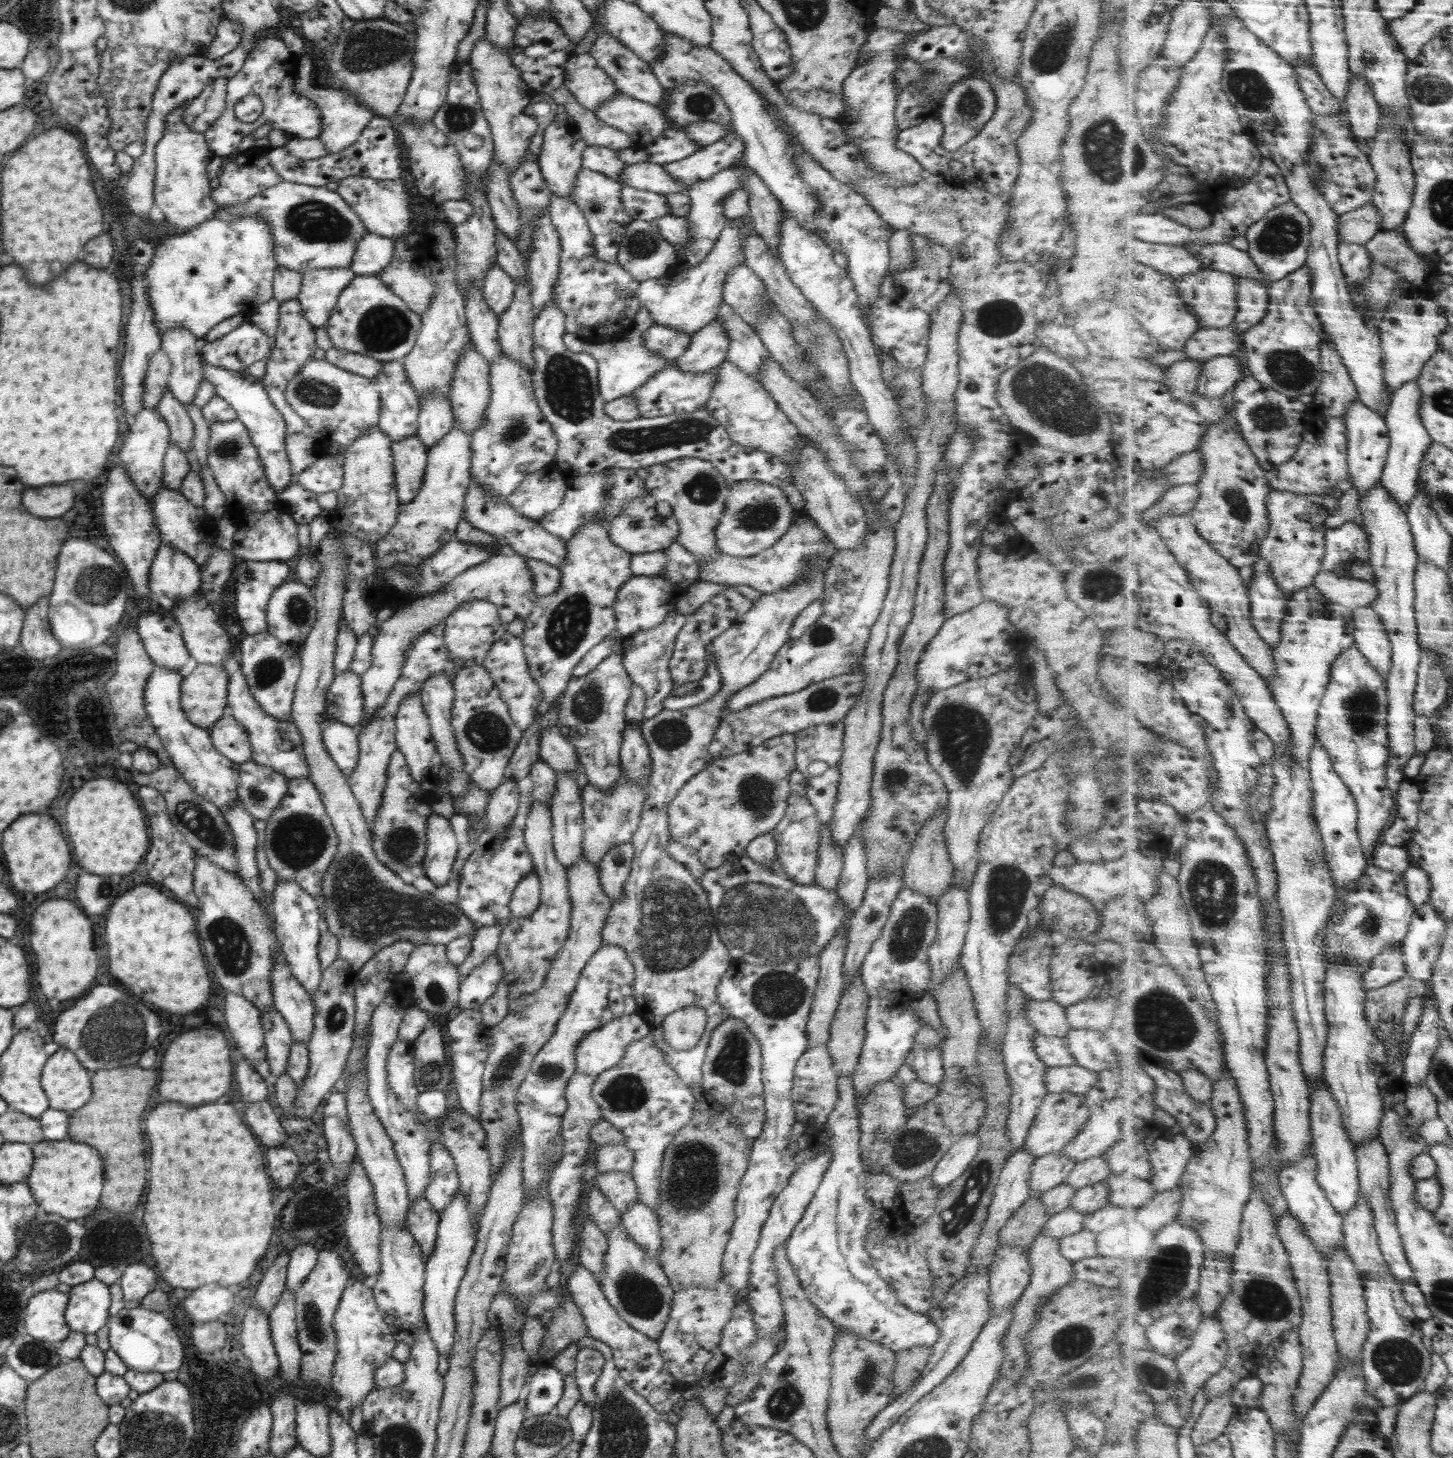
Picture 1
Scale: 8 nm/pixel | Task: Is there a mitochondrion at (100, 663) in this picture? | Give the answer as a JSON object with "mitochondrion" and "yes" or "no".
{"mitochondrion":"no"}

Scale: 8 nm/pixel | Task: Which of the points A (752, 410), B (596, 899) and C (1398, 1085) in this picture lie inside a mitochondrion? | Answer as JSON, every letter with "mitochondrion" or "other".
{"A":"other","B":"other","C":"other"}

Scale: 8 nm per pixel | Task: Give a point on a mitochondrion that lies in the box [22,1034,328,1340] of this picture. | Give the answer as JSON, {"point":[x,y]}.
{"point":[125,1320]}

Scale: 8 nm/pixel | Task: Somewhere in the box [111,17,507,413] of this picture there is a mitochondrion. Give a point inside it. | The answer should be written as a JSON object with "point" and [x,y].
{"point":[370,48]}

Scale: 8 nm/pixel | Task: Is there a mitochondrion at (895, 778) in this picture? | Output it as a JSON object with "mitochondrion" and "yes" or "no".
{"mitochondrion":"yes"}

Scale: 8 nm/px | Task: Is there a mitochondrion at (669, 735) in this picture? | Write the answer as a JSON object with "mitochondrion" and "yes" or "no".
{"mitochondrion":"yes"}

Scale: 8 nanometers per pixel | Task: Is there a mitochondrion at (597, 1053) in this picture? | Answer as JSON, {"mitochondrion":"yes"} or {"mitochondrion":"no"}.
{"mitochondrion":"no"}

